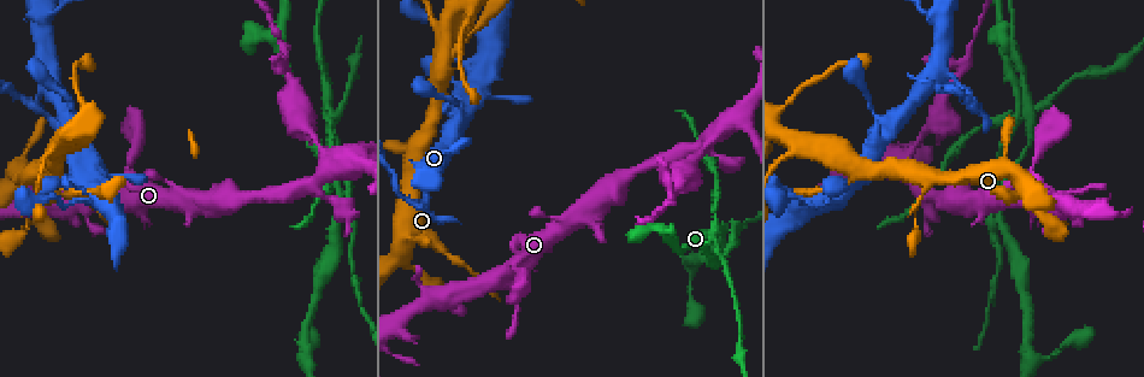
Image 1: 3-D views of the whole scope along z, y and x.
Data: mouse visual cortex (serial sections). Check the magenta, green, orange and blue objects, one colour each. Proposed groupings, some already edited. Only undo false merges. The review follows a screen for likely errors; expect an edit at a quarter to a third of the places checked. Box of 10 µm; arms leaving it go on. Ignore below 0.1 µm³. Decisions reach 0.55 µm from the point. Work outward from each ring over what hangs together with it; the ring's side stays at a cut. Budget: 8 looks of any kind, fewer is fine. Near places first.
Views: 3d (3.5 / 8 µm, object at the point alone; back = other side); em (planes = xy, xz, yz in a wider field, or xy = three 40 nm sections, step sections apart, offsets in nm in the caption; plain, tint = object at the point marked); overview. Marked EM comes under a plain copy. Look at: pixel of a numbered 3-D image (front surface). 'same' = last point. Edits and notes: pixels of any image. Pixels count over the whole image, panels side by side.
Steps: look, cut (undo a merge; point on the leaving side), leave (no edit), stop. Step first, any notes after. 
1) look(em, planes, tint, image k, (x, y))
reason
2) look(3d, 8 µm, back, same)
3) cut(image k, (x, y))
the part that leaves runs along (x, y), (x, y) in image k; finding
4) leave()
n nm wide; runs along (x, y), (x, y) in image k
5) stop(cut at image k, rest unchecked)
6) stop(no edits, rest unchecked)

look(3d, 3.5 µm, image 1, (724, 228))
four-way junction

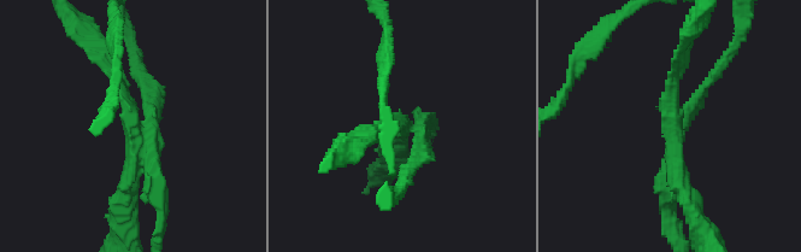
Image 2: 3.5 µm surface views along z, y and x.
look(em, xy, step 3, tint, image 2, (672, 119))
now the EM

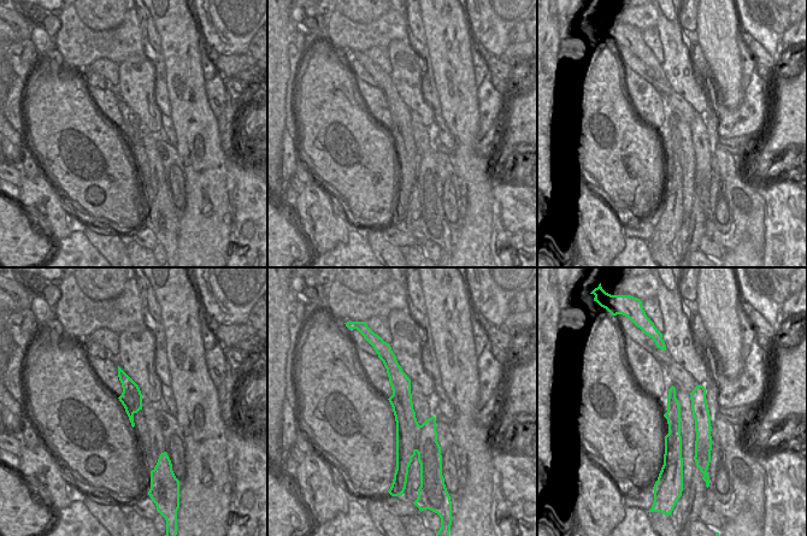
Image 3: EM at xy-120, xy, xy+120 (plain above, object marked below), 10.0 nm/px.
look(em, planes, tint, same)

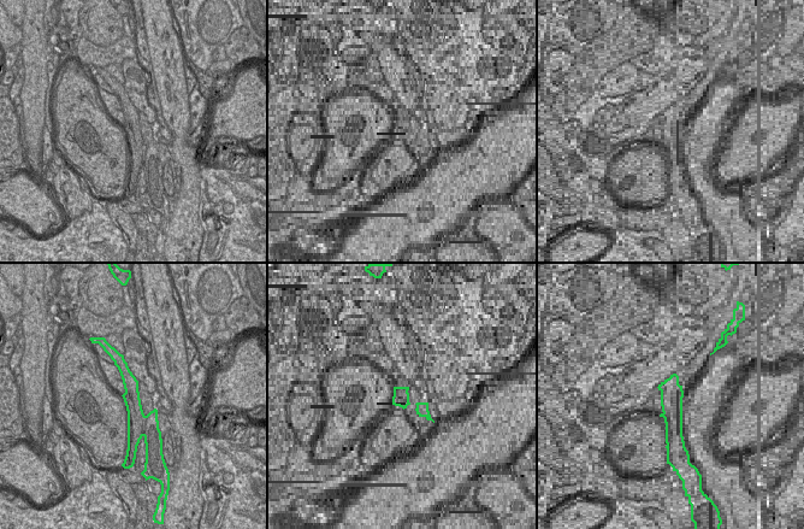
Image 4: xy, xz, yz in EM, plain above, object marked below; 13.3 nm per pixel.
cut(image 2, (670, 214))
240 nm wide; the part that leaves runs along (684, 117), (734, 51), (743, 24) in image 2; two cells meet here

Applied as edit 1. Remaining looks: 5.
look(3d, 3.5 µm, image 1, (950, 81))

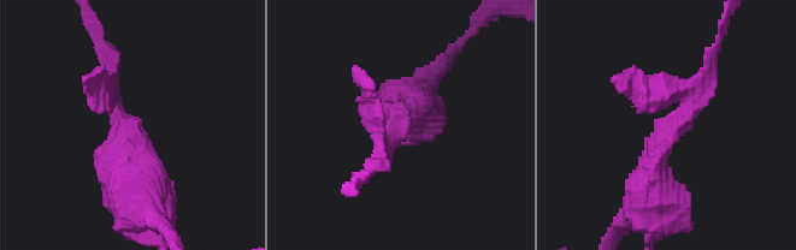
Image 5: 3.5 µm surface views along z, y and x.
look(em, planes, tint, image 5, (396, 123))
arms of 150, 600 nm

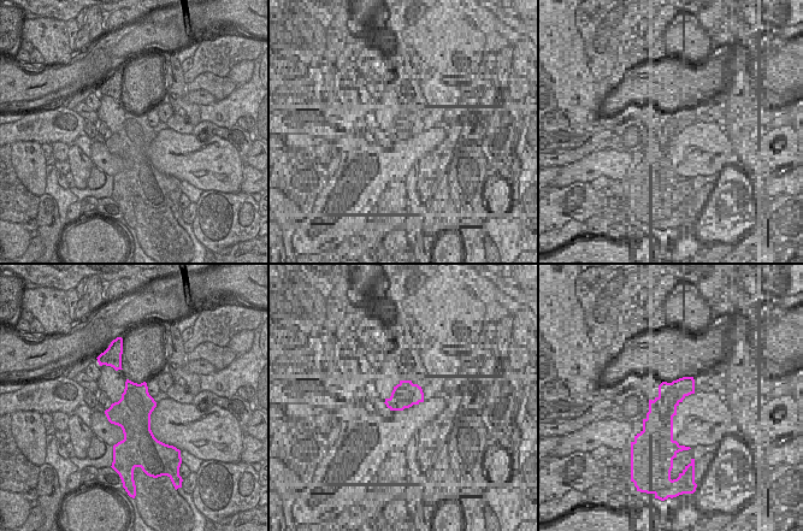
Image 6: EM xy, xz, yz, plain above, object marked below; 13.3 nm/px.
cut(image 5, (666, 93))
two cells meet here

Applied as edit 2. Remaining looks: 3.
look(overview)
redraw

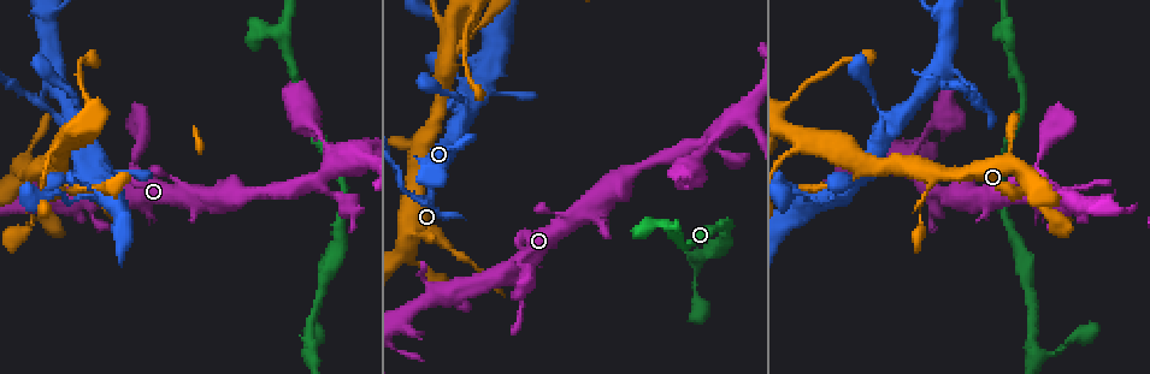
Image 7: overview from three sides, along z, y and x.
look(3d, 3.5 µm, image 7, (665, 224))
sharp bend

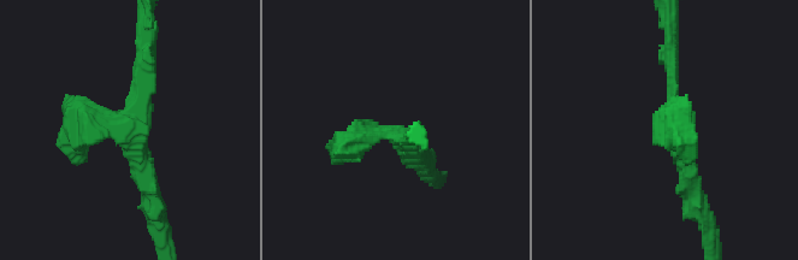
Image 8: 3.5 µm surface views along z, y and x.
look(em, xy, step 3, tint, image 8, (128, 127))
shape alone is not enough

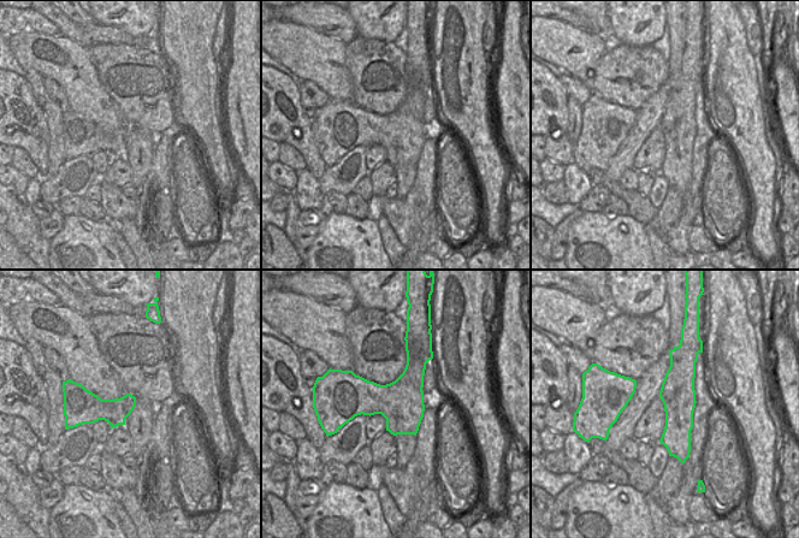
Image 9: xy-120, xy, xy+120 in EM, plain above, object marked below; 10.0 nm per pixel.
leave()
runs along (151, 196), (129, 125), (84, 125), (74, 155) in image 8; continuous, no second cell

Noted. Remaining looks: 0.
stop(cut at image 2, cut at image 5, rest unchecked)

